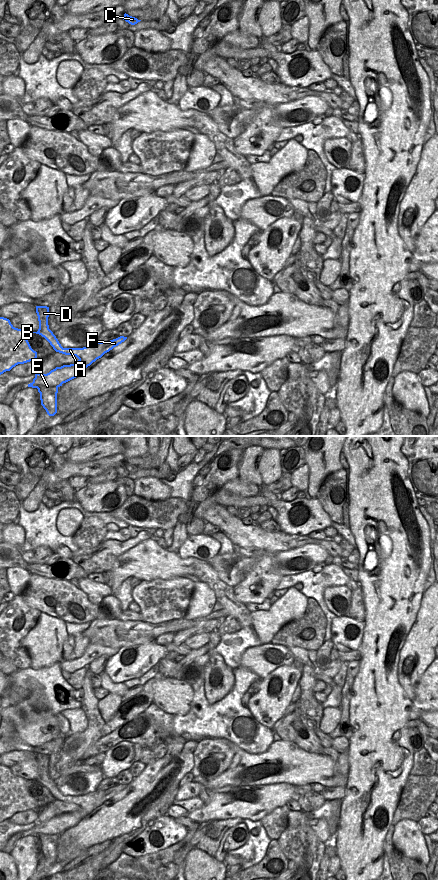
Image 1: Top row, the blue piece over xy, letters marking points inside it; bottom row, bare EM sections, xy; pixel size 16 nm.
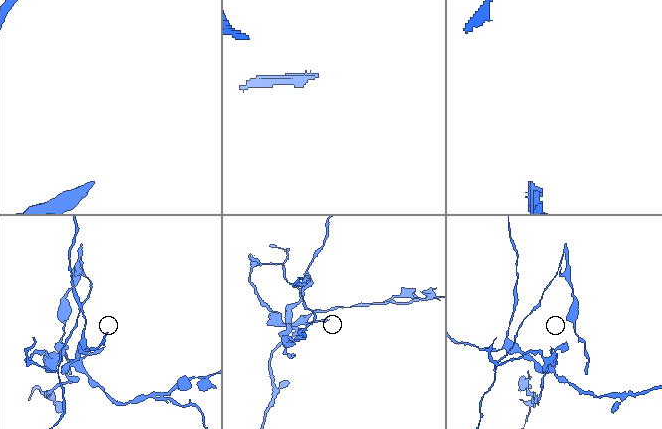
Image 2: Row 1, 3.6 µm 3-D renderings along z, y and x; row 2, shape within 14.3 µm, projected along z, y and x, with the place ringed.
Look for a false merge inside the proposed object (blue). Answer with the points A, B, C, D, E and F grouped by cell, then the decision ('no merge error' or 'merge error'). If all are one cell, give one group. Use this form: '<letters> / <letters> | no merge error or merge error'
A B C D F / E | merge error

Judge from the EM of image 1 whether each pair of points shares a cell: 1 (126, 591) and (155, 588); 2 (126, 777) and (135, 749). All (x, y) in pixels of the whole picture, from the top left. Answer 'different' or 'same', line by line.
1: different
2: different

